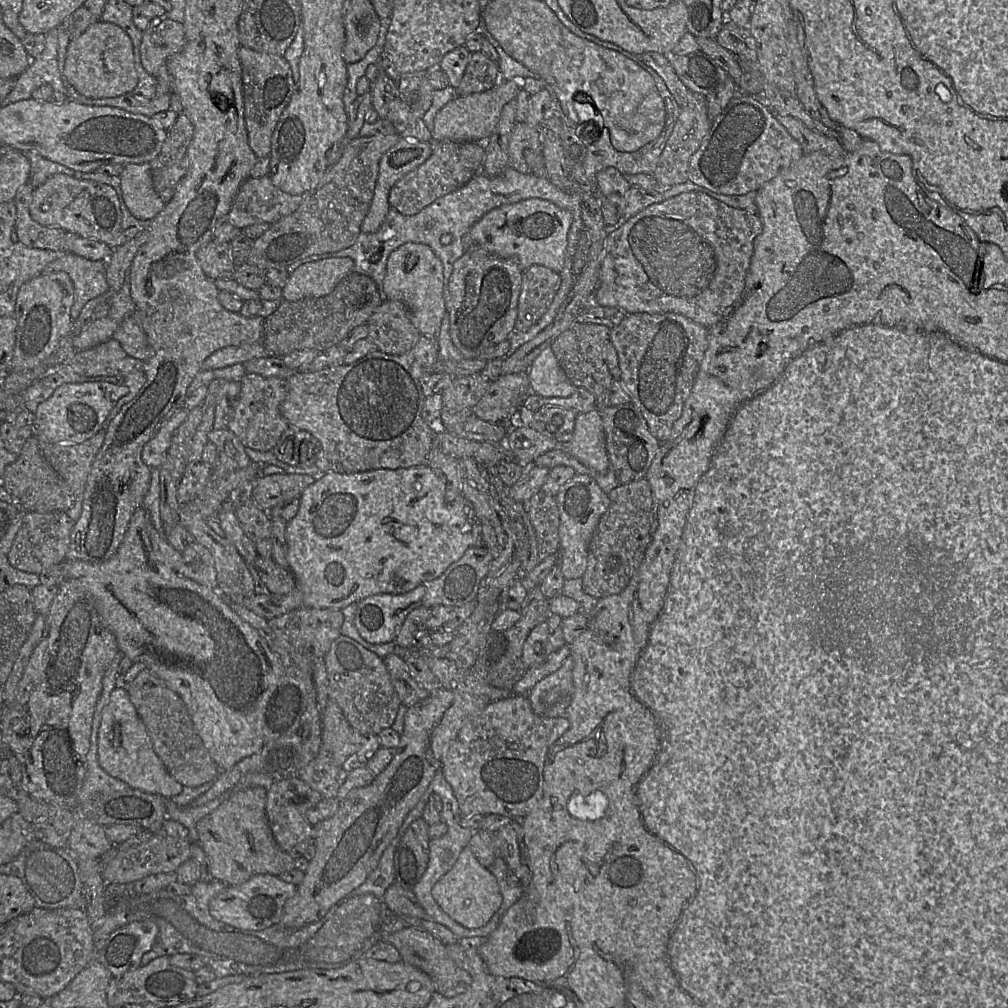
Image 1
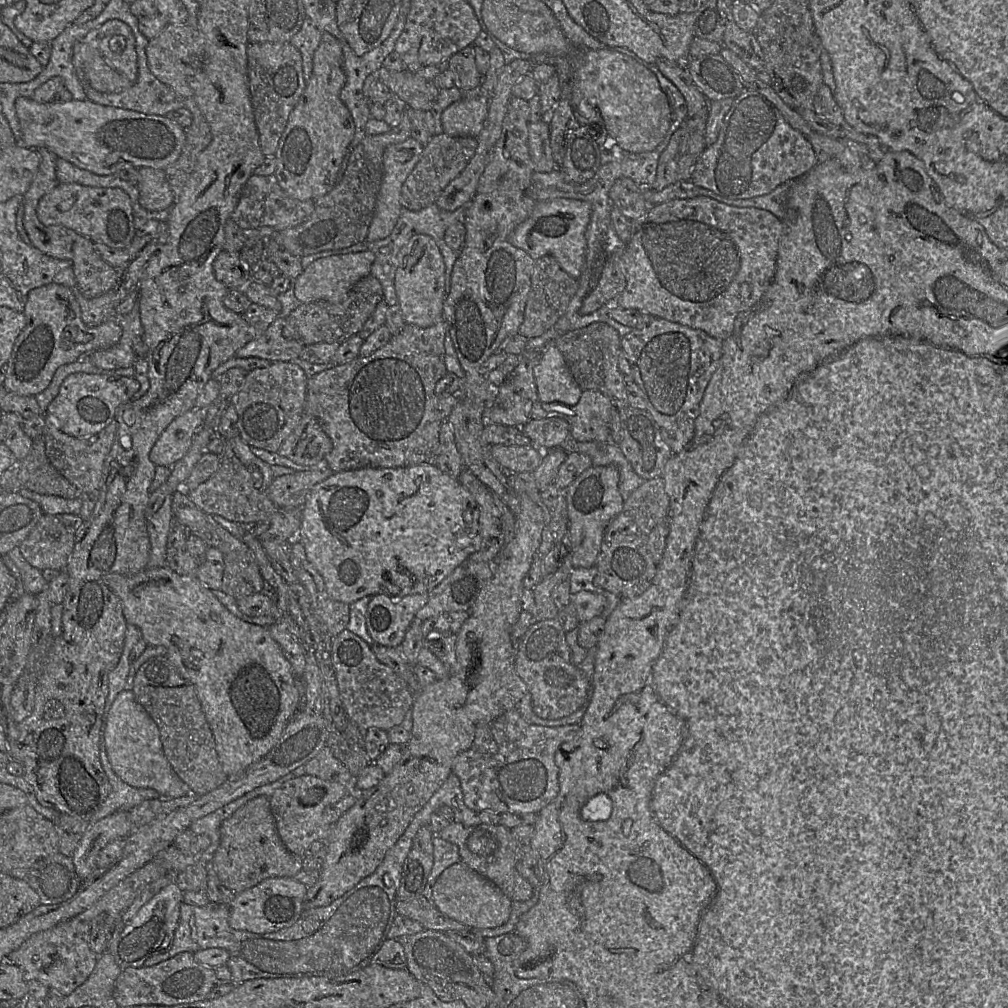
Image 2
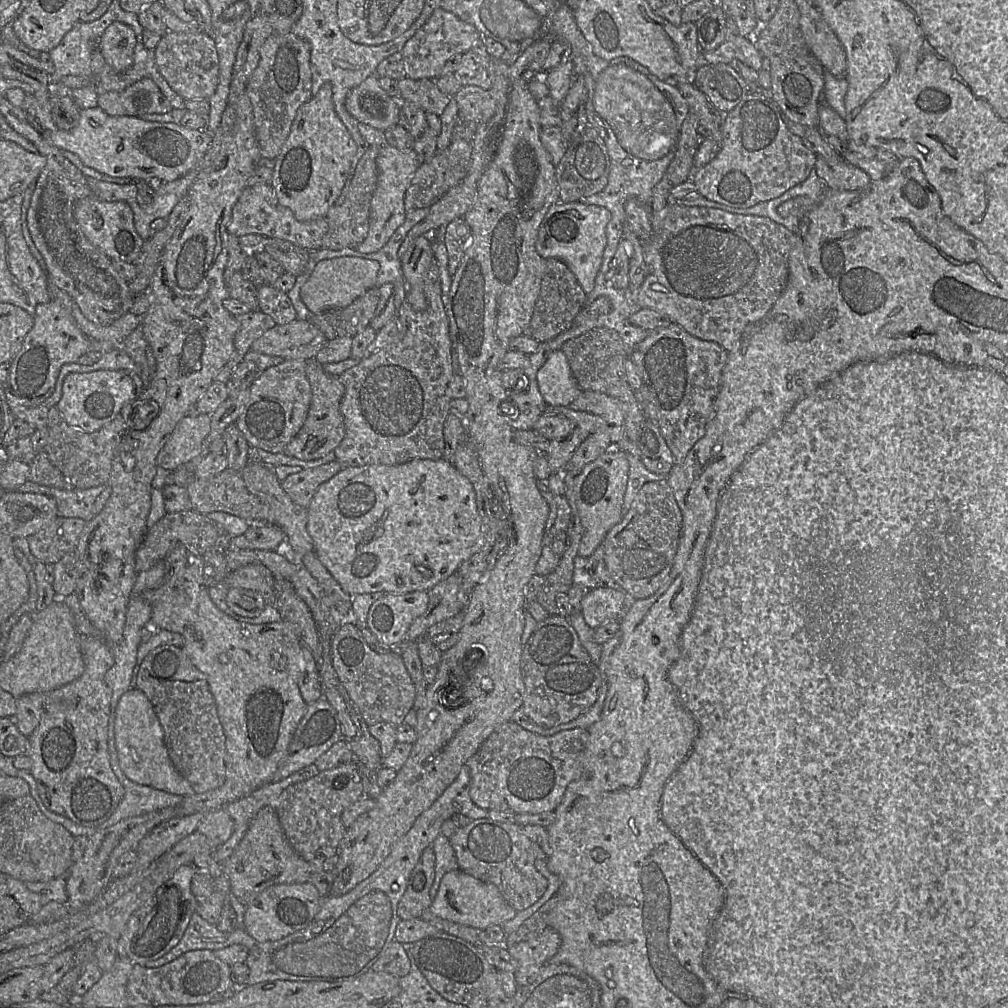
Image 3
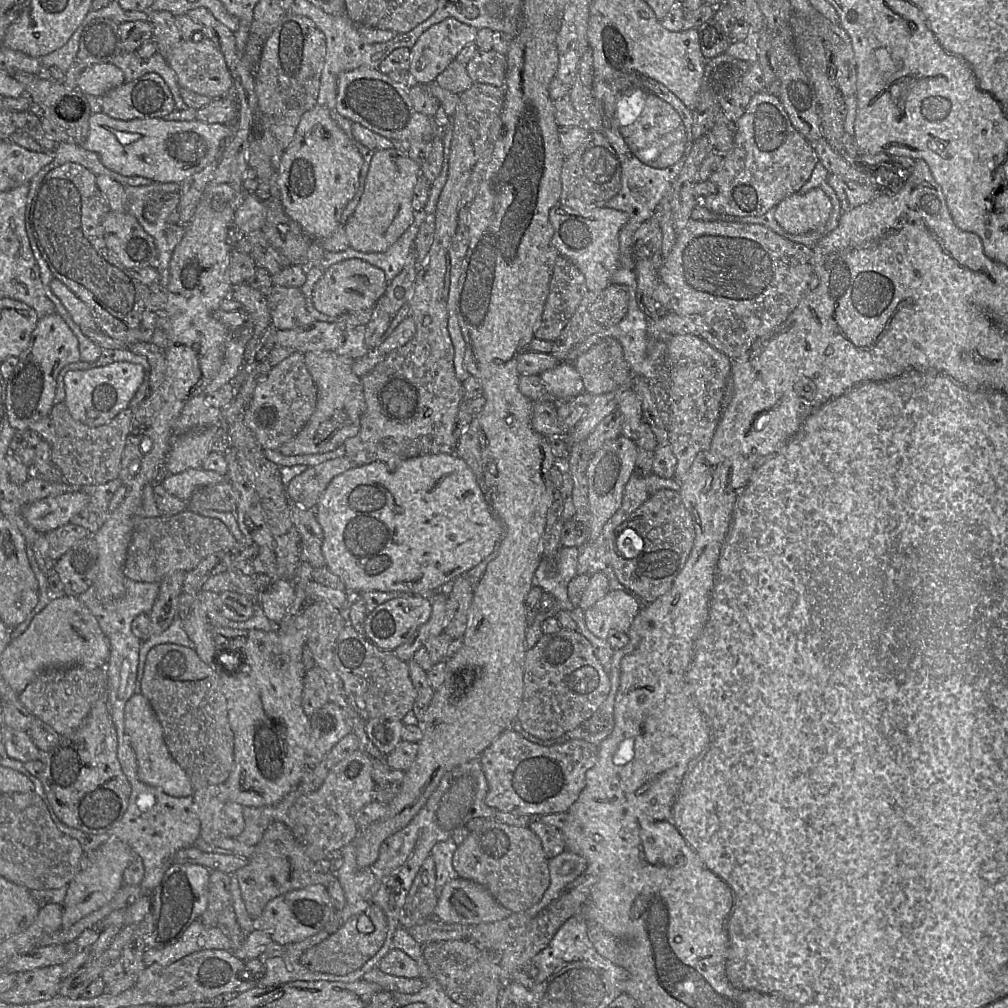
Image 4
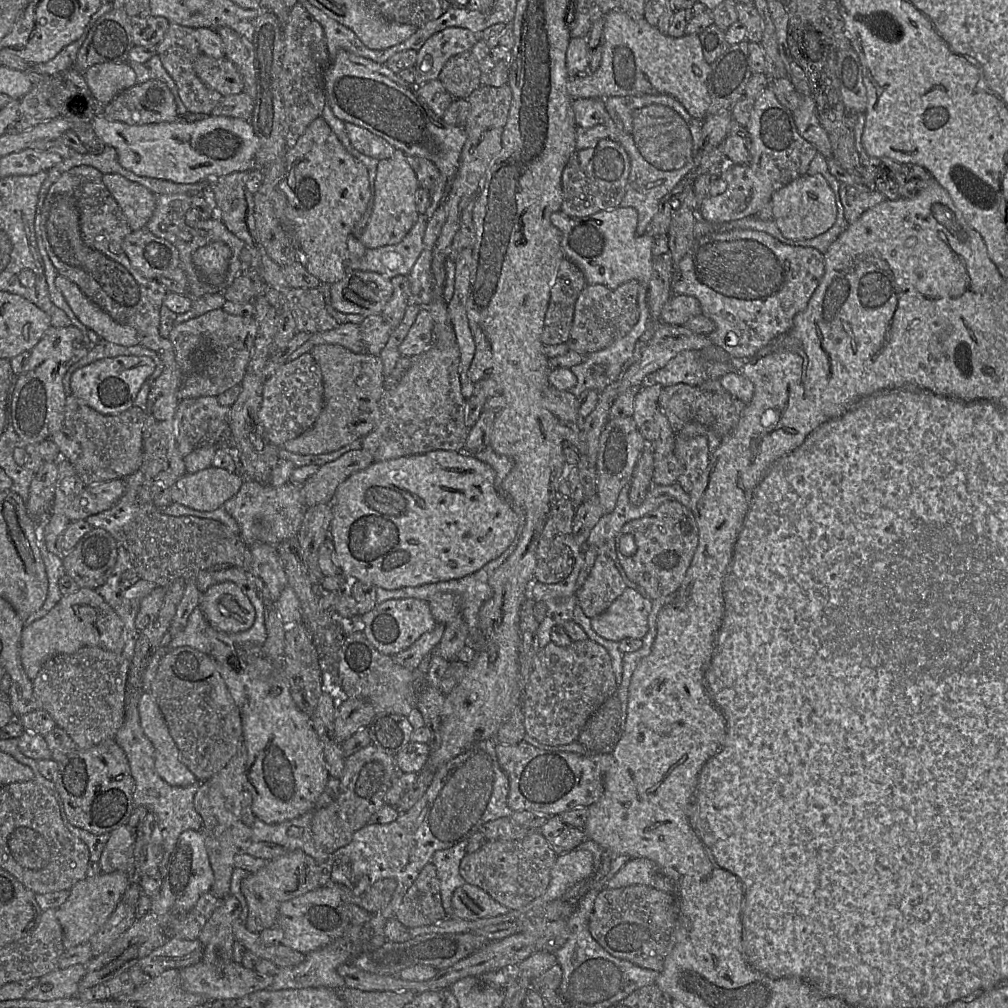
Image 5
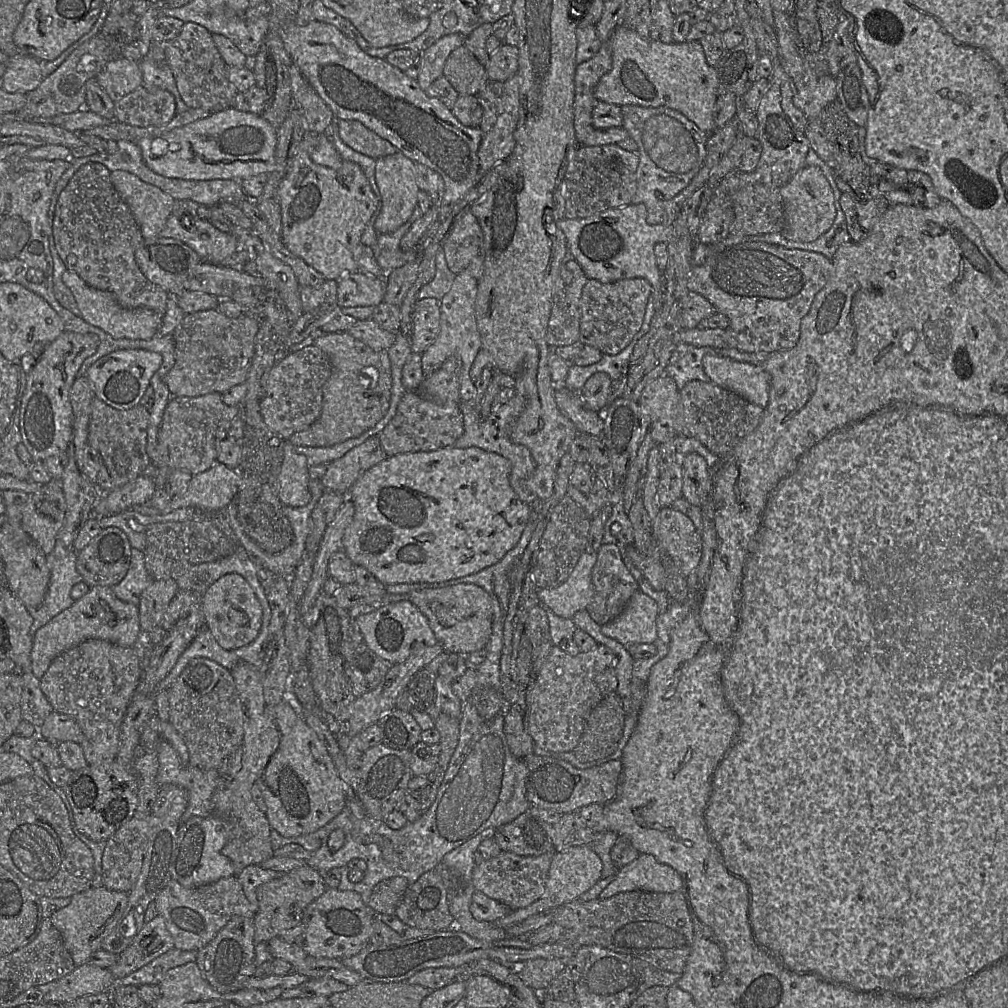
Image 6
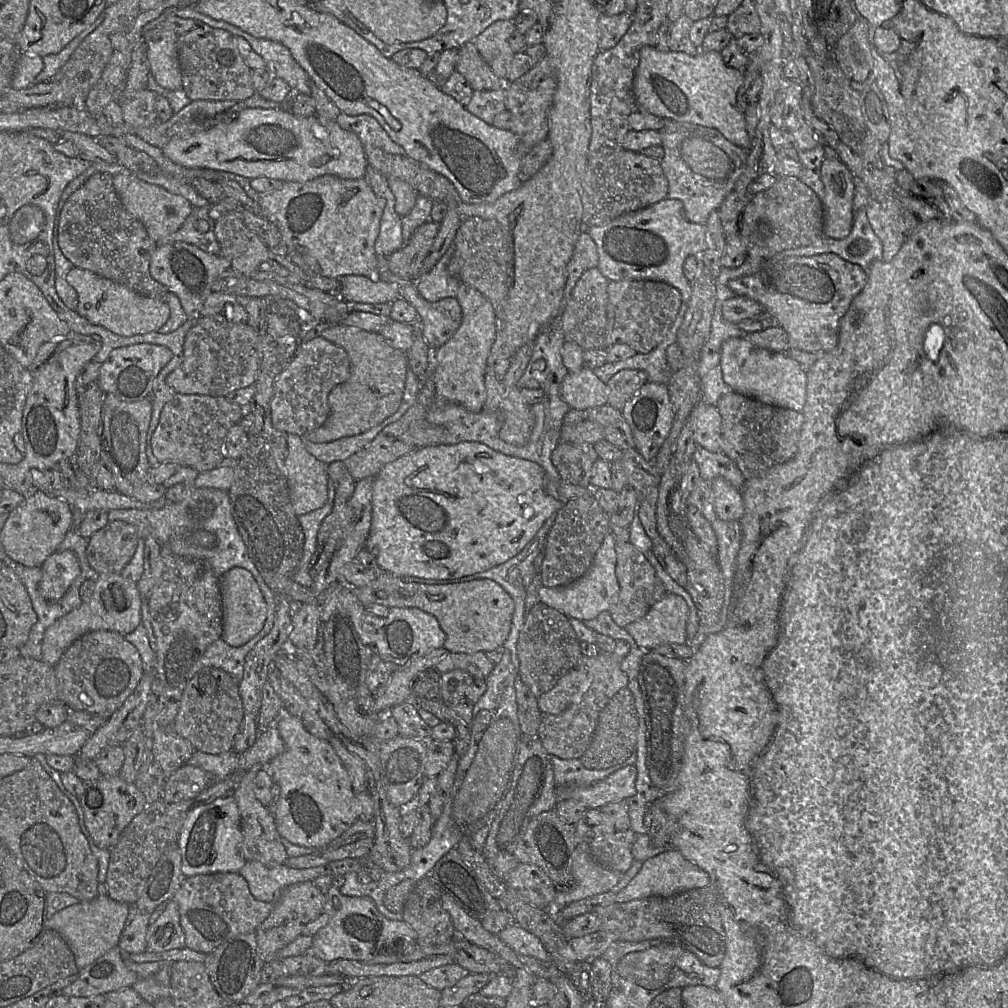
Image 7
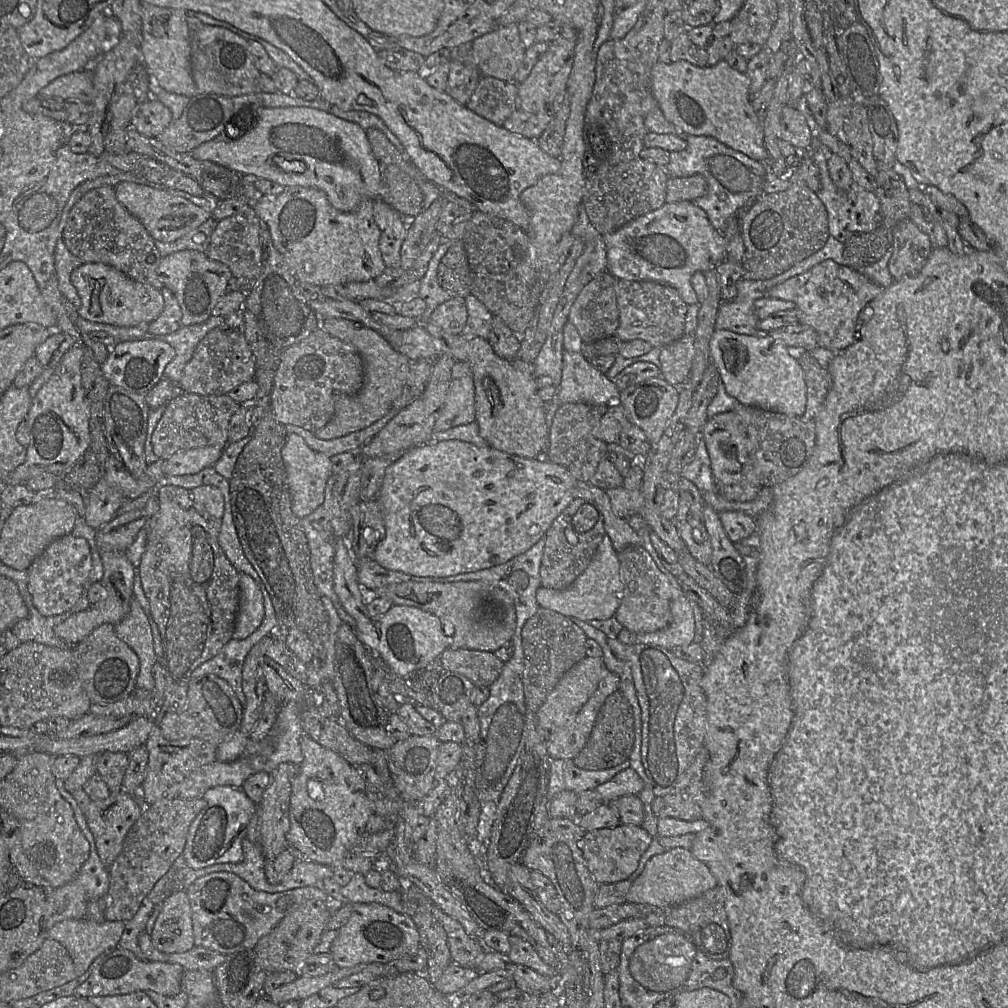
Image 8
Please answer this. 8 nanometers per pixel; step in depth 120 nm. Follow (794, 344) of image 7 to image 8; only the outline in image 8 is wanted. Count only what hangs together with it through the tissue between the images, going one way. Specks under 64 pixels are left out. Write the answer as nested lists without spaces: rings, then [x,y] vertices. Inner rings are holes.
[[[828,259],[772,287],[765,297],[794,302],[799,312],[799,323],[808,325],[817,332],[818,346],[840,352],[857,339],[857,323],[861,310],[883,291],[884,287],[863,274]]]

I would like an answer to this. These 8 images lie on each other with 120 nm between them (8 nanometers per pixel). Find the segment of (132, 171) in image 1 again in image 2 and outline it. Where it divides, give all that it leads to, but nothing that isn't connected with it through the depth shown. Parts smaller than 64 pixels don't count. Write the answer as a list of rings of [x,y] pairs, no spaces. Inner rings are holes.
[[[149,167],[138,169],[139,204],[148,211],[163,211],[170,209],[175,202],[175,196],[166,179],[164,170]]]

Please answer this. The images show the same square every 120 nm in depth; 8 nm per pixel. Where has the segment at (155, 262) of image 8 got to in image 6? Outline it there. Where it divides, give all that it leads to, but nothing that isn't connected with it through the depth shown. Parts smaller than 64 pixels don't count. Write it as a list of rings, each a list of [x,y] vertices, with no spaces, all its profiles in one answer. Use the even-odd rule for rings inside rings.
[[[100,163],[85,164],[74,173],[57,200],[52,223],[55,248],[67,269],[77,273],[89,286],[111,292],[121,307],[149,308],[163,317],[170,295],[149,281],[135,260],[135,252],[143,244],[144,238],[130,209],[112,185],[110,173]]]

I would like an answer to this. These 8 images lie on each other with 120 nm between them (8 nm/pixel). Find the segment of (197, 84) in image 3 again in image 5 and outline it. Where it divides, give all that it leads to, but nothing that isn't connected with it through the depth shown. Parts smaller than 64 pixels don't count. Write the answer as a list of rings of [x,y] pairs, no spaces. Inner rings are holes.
[[[201,53],[194,62],[194,71],[205,86],[223,97],[243,92],[242,76],[225,57],[216,59]]]

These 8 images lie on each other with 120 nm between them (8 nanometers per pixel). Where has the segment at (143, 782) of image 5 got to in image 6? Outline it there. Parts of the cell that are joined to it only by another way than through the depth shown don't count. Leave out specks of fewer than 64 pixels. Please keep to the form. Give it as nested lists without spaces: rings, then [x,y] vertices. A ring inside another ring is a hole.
[[[164,740],[158,742],[156,751],[159,763],[156,777],[158,785],[161,787],[172,784],[188,792],[188,804],[179,820],[179,827],[193,816],[203,818],[211,816],[212,795],[221,784],[219,770],[204,770],[183,764],[175,749]]]

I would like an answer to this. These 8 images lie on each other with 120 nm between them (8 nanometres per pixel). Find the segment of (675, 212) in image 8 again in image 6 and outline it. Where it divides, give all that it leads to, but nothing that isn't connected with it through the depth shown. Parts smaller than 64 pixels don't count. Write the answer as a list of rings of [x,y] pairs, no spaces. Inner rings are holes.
[[[642,203],[639,204],[629,204],[624,207],[611,208],[601,213],[595,214],[590,217],[581,218],[581,219],[562,219],[556,222],[557,228],[559,228],[566,236],[567,239],[567,247],[569,251],[572,253],[574,260],[576,260],[583,271],[587,275],[589,279],[596,279],[603,283],[611,283],[621,279],[630,279],[630,278],[644,278],[646,279],[653,287],[653,303],[655,303],[656,309],[656,299],[660,298],[660,293],[663,290],[664,280],[663,280],[663,272],[659,270],[656,262],[656,257],[654,253],[654,247],[657,243],[664,242],[668,245],[668,243],[674,238],[674,227],[673,225],[665,225],[663,223],[657,225],[650,225],[647,222],[647,209],[646,206]]]

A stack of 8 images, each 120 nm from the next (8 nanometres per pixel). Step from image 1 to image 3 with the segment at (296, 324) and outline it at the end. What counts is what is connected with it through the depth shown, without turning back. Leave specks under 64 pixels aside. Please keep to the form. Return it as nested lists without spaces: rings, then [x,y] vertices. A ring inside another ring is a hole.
[[[375,286],[349,306],[311,314],[308,321],[315,325],[328,341],[340,337],[354,337],[370,324],[379,300],[379,287]]]

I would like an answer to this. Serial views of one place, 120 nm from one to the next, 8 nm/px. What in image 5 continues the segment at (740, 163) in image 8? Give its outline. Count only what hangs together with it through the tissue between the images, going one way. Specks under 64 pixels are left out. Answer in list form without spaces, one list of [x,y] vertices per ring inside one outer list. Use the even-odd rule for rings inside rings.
[[[656,94],[656,95],[640,95],[640,96],[626,96],[626,97],[606,97],[606,98],[584,98],[584,99],[603,99],[606,110],[613,120],[615,126],[620,132],[620,144],[626,150],[629,155],[631,169],[628,178],[628,183],[626,186],[625,195],[620,203],[620,207],[632,207],[638,212],[638,223],[636,228],[637,235],[643,235],[646,233],[646,228],[651,222],[652,218],[658,210],[658,205],[661,199],[669,194],[678,183],[685,178],[695,167],[699,164],[699,159],[701,158],[701,146],[702,146],[702,131],[701,131],[701,121],[692,117],[684,106],[674,97],[666,94]]]

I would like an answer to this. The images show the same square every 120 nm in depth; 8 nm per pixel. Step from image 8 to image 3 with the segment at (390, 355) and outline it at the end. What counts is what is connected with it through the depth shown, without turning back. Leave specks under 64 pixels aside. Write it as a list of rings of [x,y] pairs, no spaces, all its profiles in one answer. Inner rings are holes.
[[[314,358],[306,360],[305,375],[312,393],[309,411],[301,429],[281,453],[299,460],[311,461],[334,451],[345,436],[344,420],[340,412],[345,388],[338,376],[326,373],[322,364]]]

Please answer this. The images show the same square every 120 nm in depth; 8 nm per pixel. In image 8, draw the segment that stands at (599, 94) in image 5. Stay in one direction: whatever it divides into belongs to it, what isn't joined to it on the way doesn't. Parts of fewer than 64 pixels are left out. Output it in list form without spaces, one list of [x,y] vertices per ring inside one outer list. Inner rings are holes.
[[[725,60],[713,66],[698,67],[687,61],[669,64],[656,62],[651,70],[651,91],[667,121],[686,135],[710,136],[757,161],[767,161],[762,121],[752,107],[750,79],[746,73],[732,68]]]

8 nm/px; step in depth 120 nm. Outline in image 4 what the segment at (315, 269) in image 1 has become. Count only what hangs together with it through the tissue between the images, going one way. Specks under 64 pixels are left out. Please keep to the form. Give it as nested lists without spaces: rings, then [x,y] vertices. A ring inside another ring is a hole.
[[[358,258],[347,259],[331,265],[315,283],[313,305],[328,316],[372,309],[385,294],[388,283],[382,269]]]

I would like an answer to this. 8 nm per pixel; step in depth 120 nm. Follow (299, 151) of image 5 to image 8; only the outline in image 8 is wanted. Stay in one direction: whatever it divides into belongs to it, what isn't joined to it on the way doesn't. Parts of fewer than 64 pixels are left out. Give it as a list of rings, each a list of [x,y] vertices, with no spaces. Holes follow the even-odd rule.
[[[293,186],[287,187],[277,196],[259,194],[252,204],[258,217],[267,225],[274,246],[284,257],[296,280],[323,287],[374,280],[385,270],[386,265],[379,249],[380,229],[373,214],[374,200],[363,199],[354,210],[342,212],[331,205],[324,191]]]

